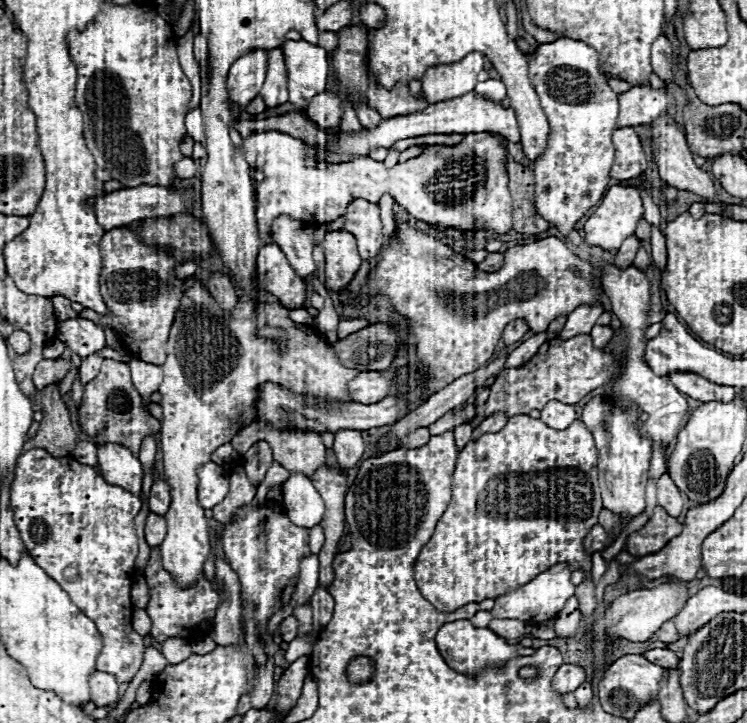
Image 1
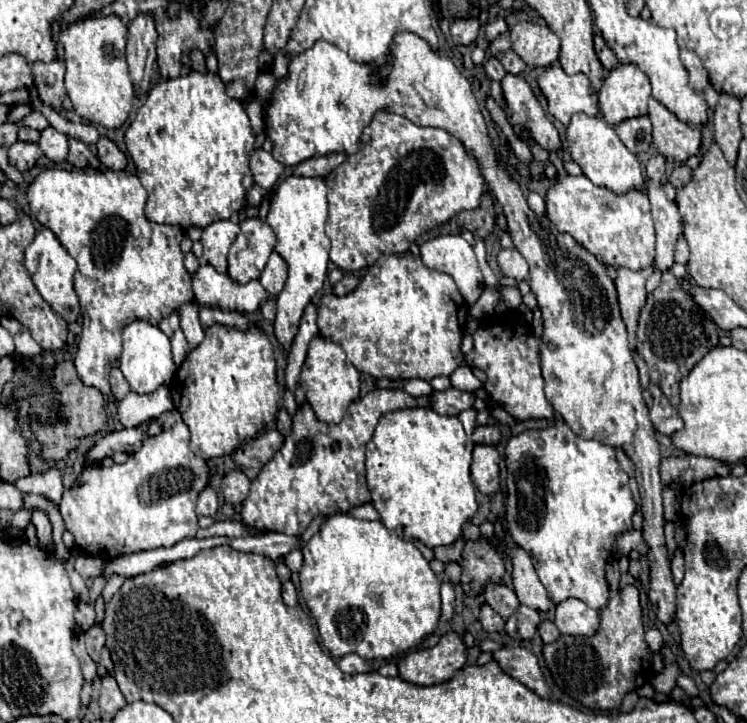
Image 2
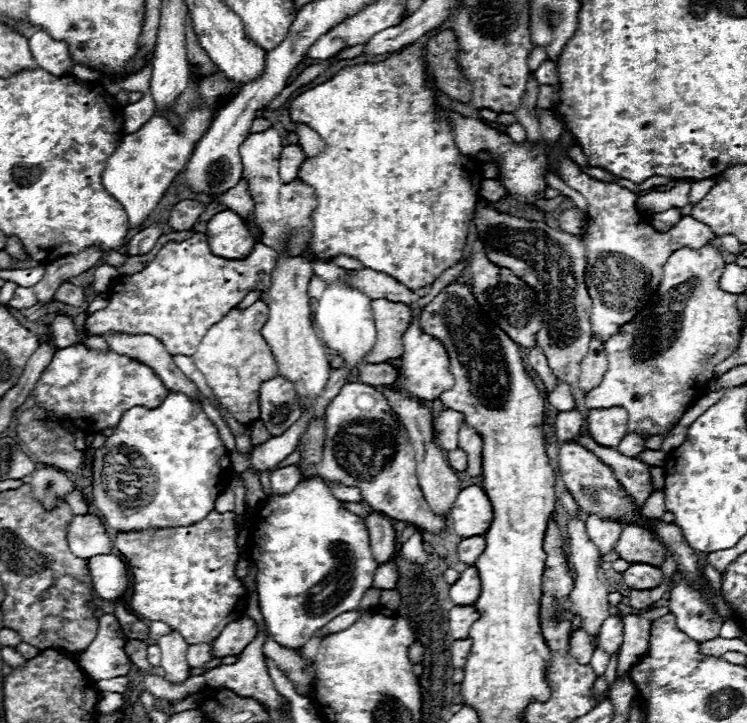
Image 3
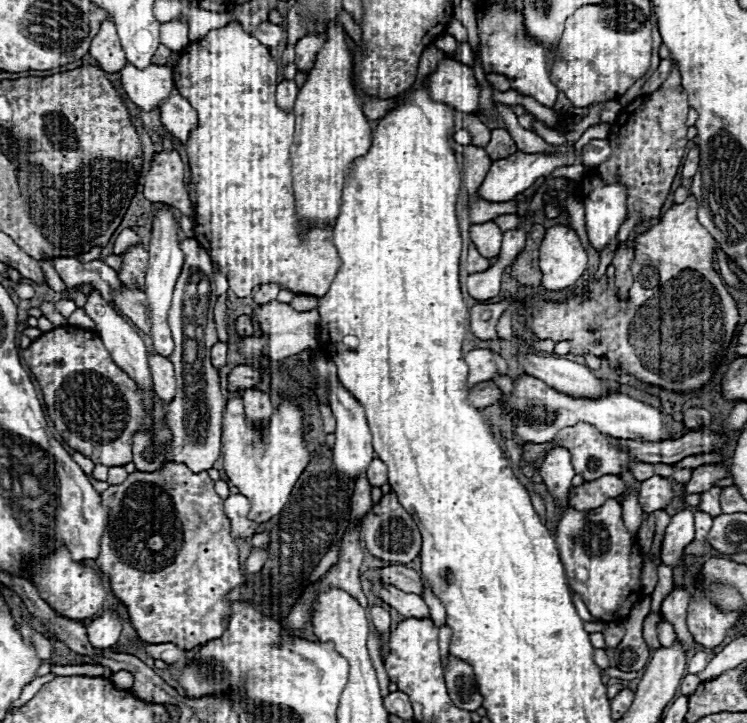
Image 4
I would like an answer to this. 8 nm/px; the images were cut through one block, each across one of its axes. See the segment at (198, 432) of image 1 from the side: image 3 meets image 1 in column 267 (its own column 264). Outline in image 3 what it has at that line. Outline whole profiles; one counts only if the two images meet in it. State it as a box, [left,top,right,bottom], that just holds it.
[192,300,278,424]

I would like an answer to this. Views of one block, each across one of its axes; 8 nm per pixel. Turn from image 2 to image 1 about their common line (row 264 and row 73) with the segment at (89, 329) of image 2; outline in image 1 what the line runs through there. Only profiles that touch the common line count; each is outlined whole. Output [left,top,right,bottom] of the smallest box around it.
[68,2,192,188]

